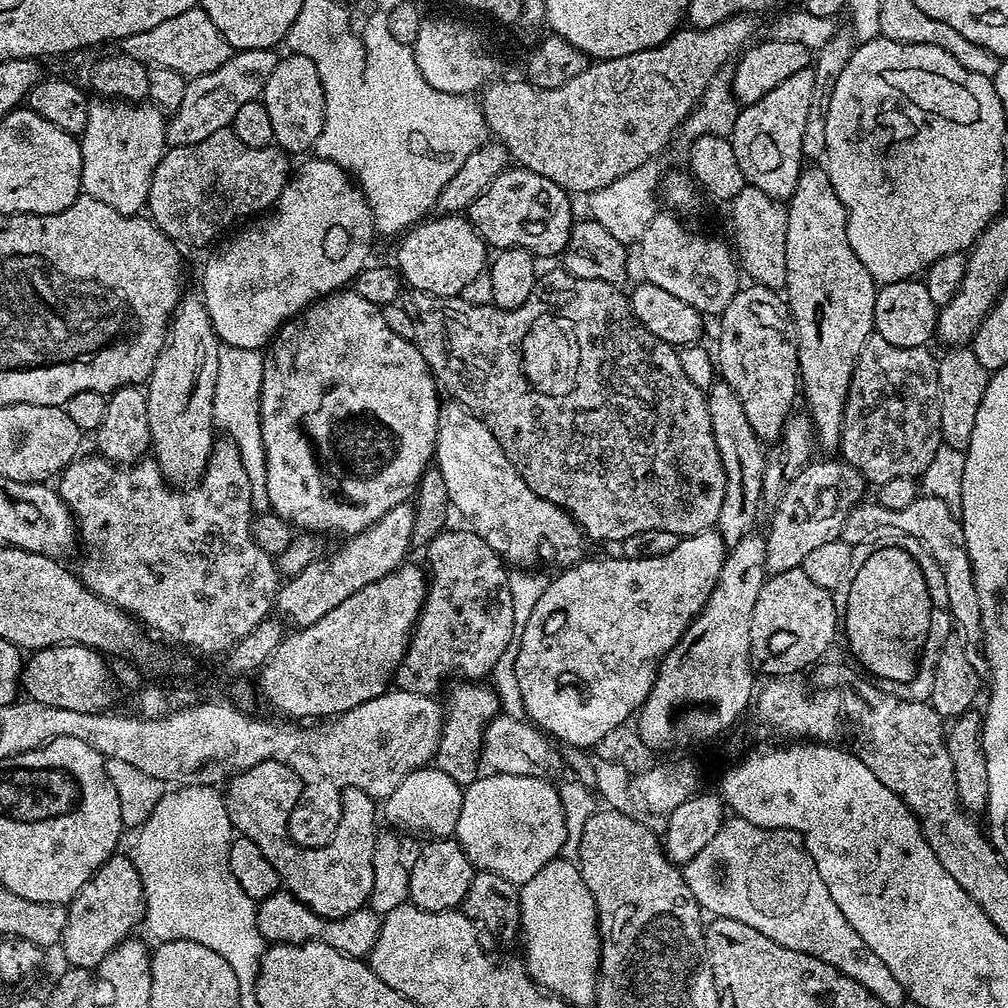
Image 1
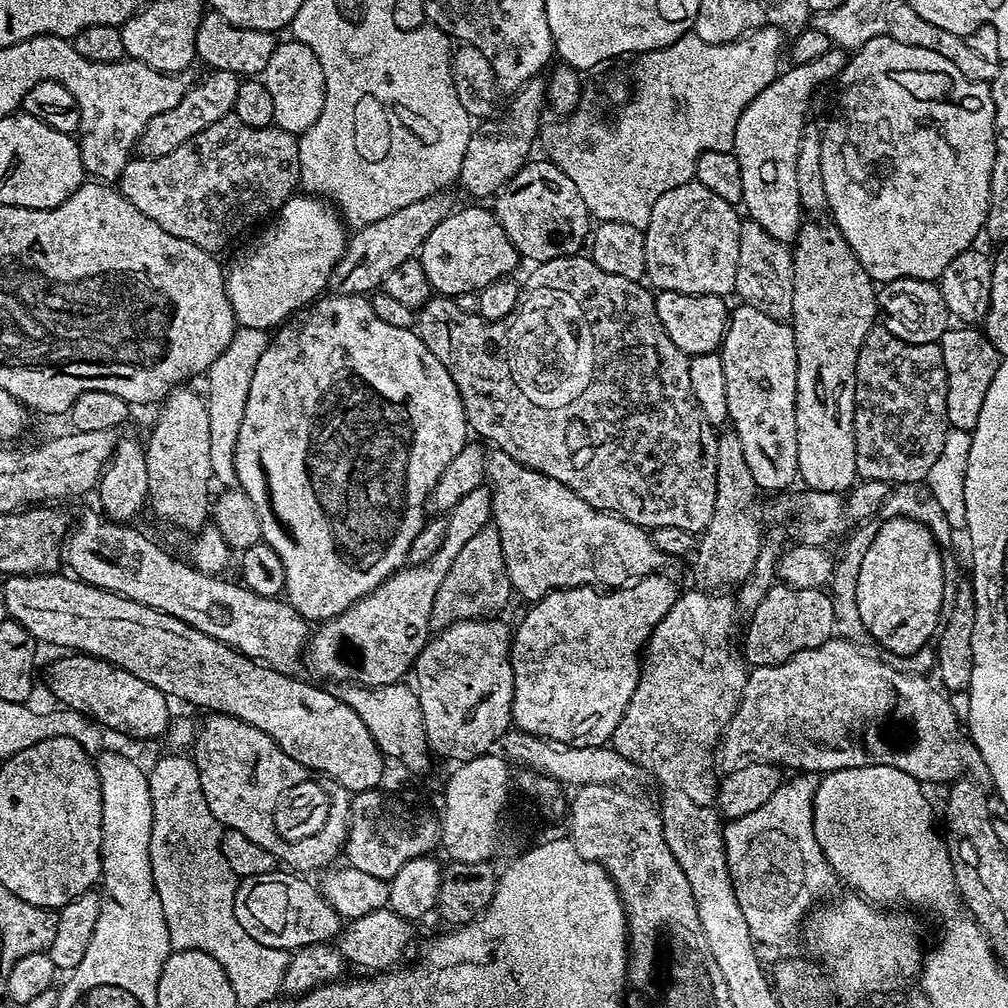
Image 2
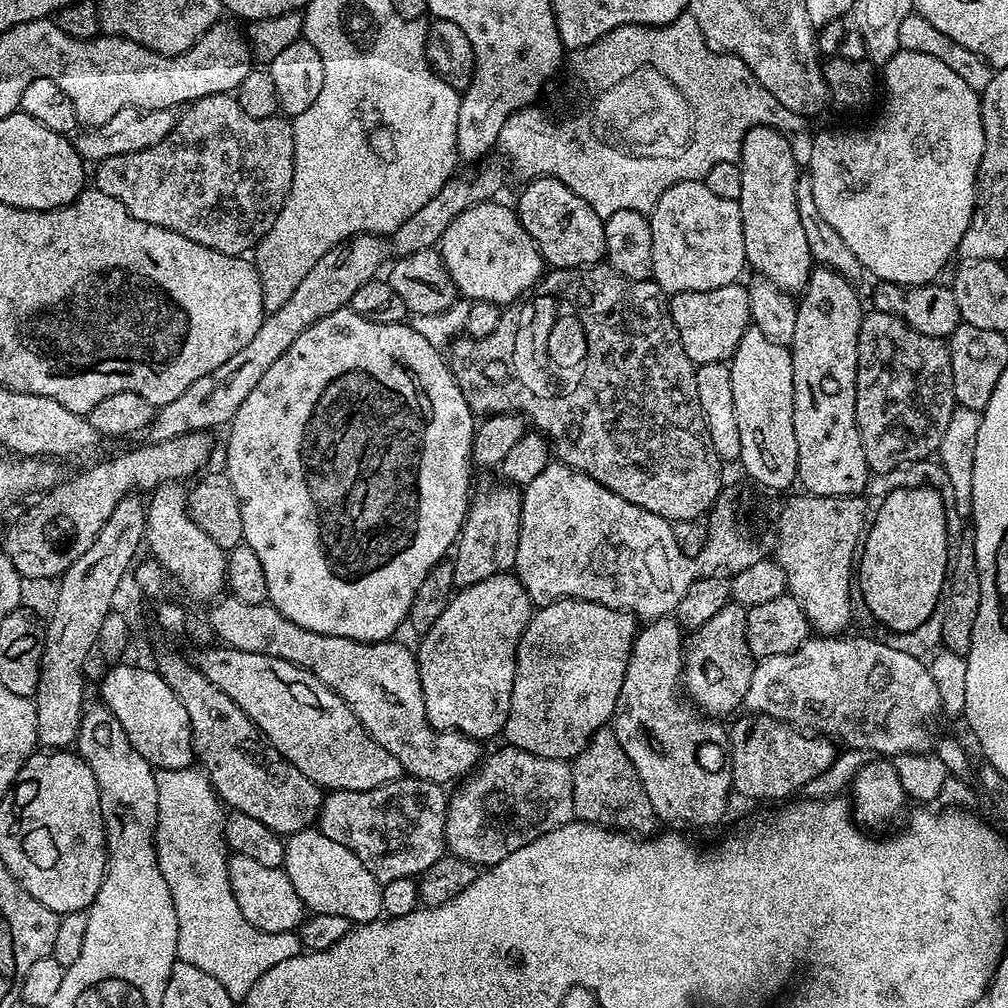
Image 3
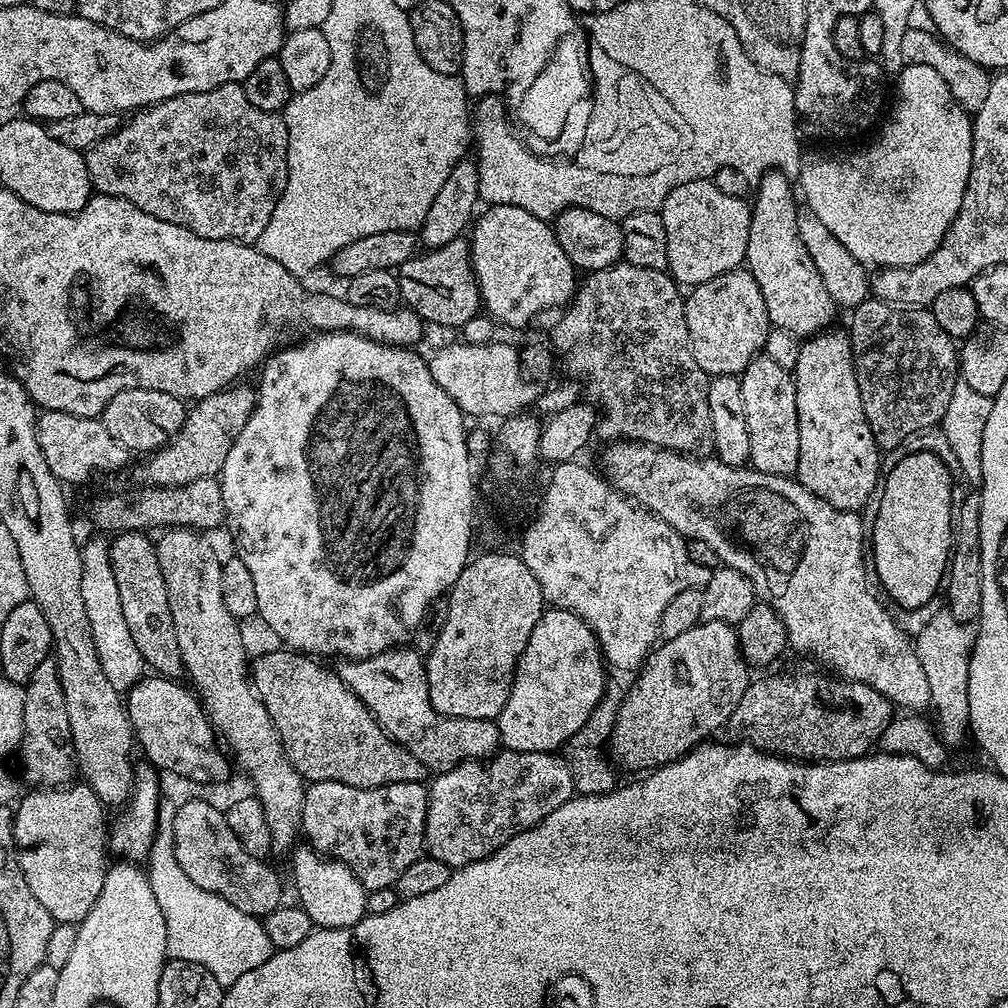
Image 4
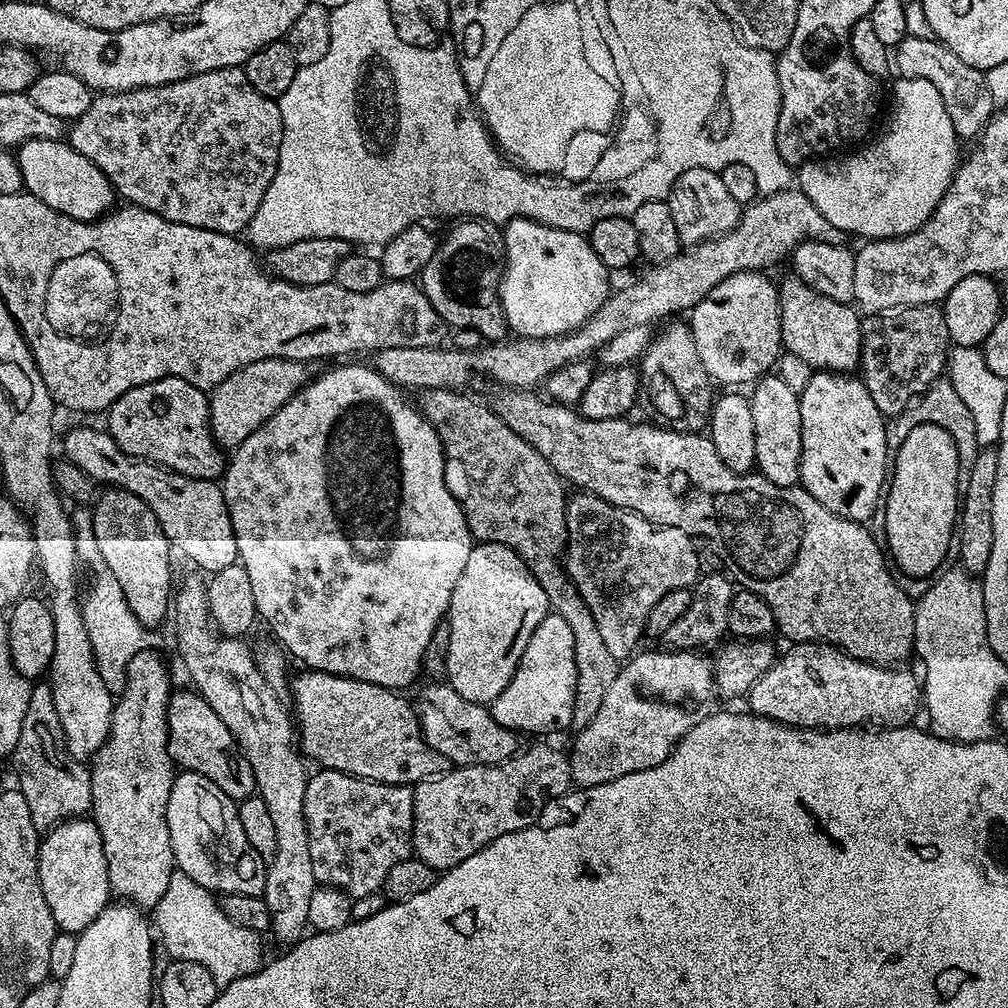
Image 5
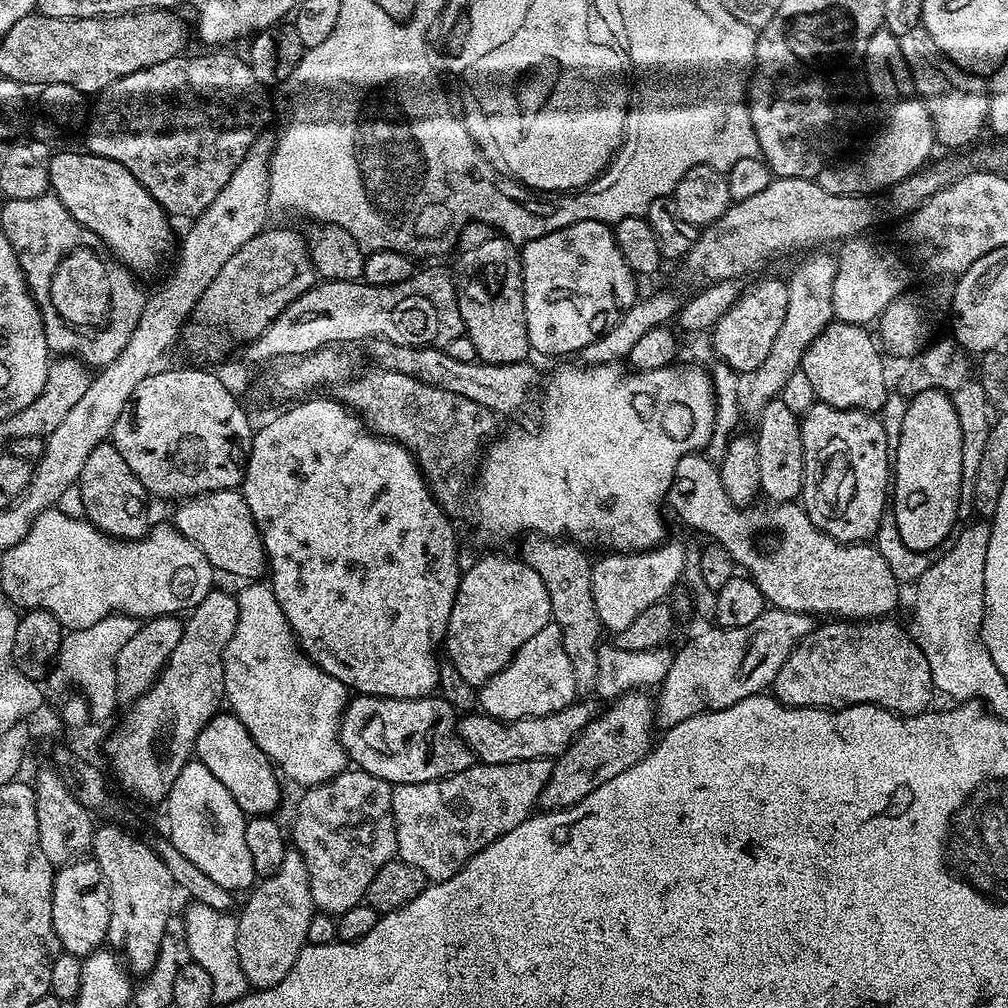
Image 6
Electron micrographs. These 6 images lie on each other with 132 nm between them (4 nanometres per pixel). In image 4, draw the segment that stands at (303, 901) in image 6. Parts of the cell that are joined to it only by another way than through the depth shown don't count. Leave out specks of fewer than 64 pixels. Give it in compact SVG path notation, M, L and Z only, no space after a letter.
M169 527L159 535L160 540L158 536L155 541L158 566L162 566L162 578L166 582L166 598L170 598L170 614L174 618L180 661L184 664L187 679L192 679L191 687L200 703L204 705L204 711L208 713L219 739L225 745L228 743L232 747L231 755L234 760L236 755L241 770L252 779L251 791L262 806L262 814L266 814L266 826L270 826L273 853L291 853L302 836L302 806L306 781L290 762L284 743L280 741L278 730L270 714L266 714L266 706L260 701L260 696L252 686L250 656L244 653L241 625L236 617L230 614L230 610L226 610L226 602L222 602L221 557L216 557L215 550L203 540L205 537L199 531L189 527Z

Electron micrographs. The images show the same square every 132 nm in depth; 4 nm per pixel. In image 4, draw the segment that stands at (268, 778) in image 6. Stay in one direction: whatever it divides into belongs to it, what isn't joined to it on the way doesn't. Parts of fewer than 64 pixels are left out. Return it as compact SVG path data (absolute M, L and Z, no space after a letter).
M159 674L141 679L126 693L128 721L132 723L139 751L144 751L148 759L145 761L151 767L161 773L173 772L196 784L216 784L228 776L229 757L220 753L221 745L204 705L185 688L175 679Z

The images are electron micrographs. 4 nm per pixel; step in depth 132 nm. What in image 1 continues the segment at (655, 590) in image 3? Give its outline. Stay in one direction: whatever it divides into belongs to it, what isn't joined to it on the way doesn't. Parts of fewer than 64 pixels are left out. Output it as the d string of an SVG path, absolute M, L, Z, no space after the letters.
M462 404L443 405L434 464L446 482L451 507L469 520L471 531L478 533L505 565L516 570L532 570L540 556L559 566L579 564L585 559L586 537L572 515L538 498L522 482L522 474L514 470L510 458L498 446L498 438Z

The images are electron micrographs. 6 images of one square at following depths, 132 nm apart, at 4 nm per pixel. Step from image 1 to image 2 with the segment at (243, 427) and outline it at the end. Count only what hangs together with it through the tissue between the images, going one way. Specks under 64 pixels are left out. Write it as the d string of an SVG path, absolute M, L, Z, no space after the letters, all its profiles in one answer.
M239 327L230 345L214 360L206 373L208 413L210 414L210 464L213 479L225 489L237 489L236 446L254 366L266 350L271 335L267 329Z

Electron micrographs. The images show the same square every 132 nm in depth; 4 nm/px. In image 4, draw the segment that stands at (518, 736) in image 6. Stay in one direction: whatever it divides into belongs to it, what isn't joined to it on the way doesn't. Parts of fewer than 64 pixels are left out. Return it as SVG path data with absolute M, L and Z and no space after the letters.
M412 646L392 648L388 652L376 654L365 660L344 660L338 668L340 681L350 689L372 712L384 733L397 744L401 744L414 758L424 764L425 769L439 774L465 764L467 760L487 761L498 751L498 724L496 720L478 718L454 718L443 716L434 710L428 693L428 669L421 655Z

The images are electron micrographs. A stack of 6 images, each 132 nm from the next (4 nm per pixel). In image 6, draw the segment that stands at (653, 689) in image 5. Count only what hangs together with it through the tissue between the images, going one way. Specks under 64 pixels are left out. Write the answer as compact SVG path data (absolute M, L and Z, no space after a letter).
M644 690L627 692L624 696L617 696L607 705L604 713L593 715L592 721L572 741L571 746L560 756L555 757L552 765L552 777L540 795L539 807L544 810L569 808L586 794L594 794L598 786L610 782L622 770L630 770L646 753L652 751L654 743L654 725L656 710L653 697Z

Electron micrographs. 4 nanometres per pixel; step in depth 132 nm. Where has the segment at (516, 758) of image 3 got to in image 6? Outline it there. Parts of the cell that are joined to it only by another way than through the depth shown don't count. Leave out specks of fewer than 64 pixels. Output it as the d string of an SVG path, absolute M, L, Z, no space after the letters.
M519 760L509 764L482 764L476 762L473 763L471 768L441 780L395 785L392 789L392 813L394 814L394 826L396 827L396 856L410 866L418 866L418 870L422 870L422 874L426 874L429 881L435 882L454 878L454 874L458 874L458 870L462 870L462 866L466 866L466 862L470 862L470 858L474 858L474 854L478 854L486 846L490 846L490 842L494 842L502 834L514 830L514 826L526 822L528 817L533 815L534 809L540 803L542 790L546 786L546 782L550 782L552 777L552 765L552 760Z

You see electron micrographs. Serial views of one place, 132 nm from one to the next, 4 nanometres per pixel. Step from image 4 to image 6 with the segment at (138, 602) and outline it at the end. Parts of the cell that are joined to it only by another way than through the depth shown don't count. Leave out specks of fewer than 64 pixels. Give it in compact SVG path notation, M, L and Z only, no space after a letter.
M111 442L99 444L90 450L82 465L78 485L84 516L99 532L105 532L116 540L141 540L147 534L150 519L148 520L148 504L144 501L144 487Z

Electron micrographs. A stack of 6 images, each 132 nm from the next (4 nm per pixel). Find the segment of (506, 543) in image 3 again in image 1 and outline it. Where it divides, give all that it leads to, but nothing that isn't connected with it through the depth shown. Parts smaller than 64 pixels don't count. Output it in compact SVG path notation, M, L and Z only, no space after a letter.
M464 528L457 532L445 530L426 547L427 567L430 569L428 597L424 599L420 617L416 619L415 629L408 639L404 663L398 666L394 677L399 691L435 697L443 680L463 678L468 682L483 681L488 678L484 676L491 674L492 667L500 659L505 659L514 634L514 602L510 602L508 585L510 572L496 551L478 533Z

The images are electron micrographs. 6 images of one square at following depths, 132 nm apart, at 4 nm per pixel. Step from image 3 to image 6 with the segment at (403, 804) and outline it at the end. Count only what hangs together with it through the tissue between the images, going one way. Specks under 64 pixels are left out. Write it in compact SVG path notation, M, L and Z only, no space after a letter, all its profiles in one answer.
M345 770L326 782L313 784L301 791L304 793L301 794L300 801L296 804L296 813L292 816L290 840L295 851L300 852L306 862L306 874L310 874L313 909L335 918L350 910L350 906L365 903L370 882L374 882L374 874L378 874L378 870L382 870L382 866L386 866L386 862L396 856L392 789L393 785L382 778L374 778L374 774Z

